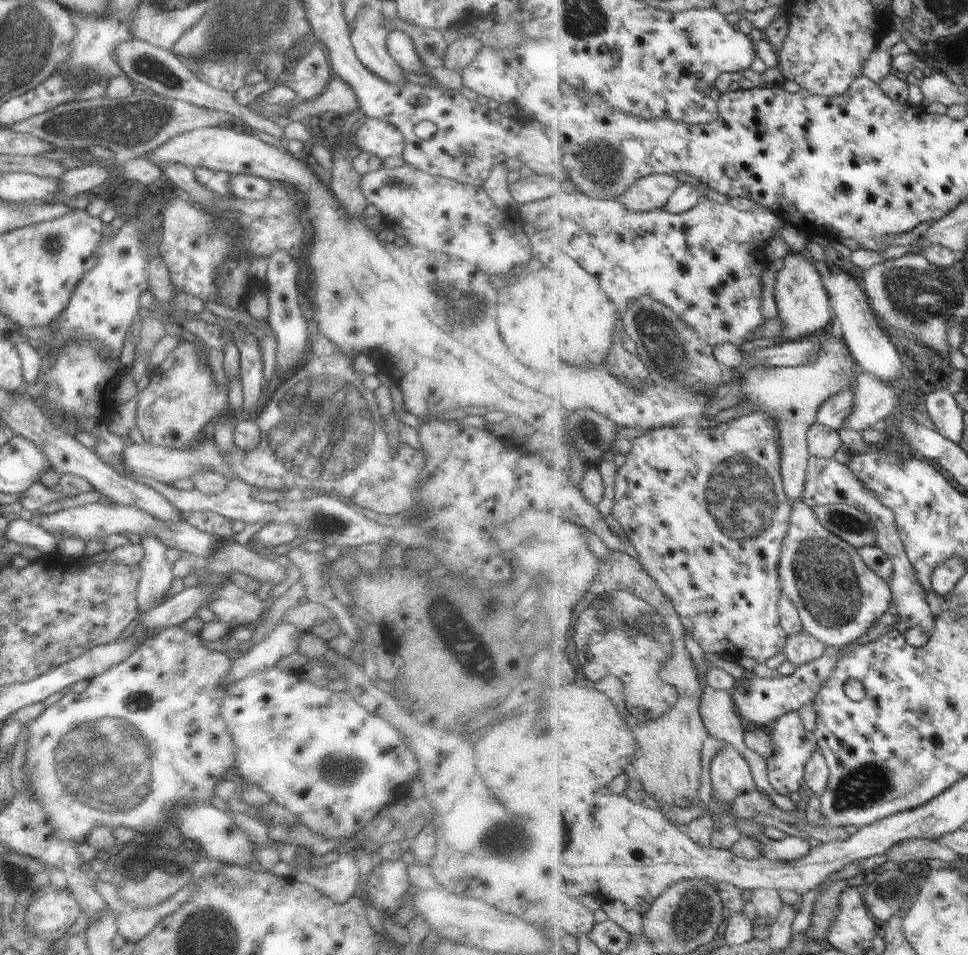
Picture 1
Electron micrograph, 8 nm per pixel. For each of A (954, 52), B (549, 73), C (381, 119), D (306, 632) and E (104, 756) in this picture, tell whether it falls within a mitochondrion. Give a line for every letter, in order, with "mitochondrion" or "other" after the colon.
A: other
B: other
C: other
D: other
E: mitochondrion

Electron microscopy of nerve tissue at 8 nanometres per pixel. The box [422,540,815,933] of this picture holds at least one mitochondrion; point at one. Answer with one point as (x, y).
(628, 623)

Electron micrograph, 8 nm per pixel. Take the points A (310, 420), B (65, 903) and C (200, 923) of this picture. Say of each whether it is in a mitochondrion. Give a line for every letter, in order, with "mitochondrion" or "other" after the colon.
A: mitochondrion
B: other
C: mitochondrion

